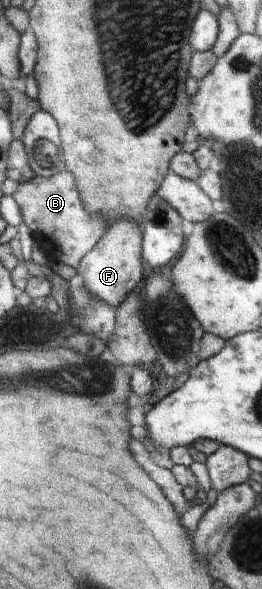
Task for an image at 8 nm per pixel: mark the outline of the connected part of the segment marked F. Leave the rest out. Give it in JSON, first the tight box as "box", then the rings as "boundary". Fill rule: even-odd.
{"box":[77,219,143,307],"boundary":[[[118,219],[105,230],[102,238],[89,250],[78,263],[77,274],[82,277],[83,285],[98,298],[104,299],[115,307],[126,300],[128,294],[142,280],[142,241],[143,230],[138,222]]]}

